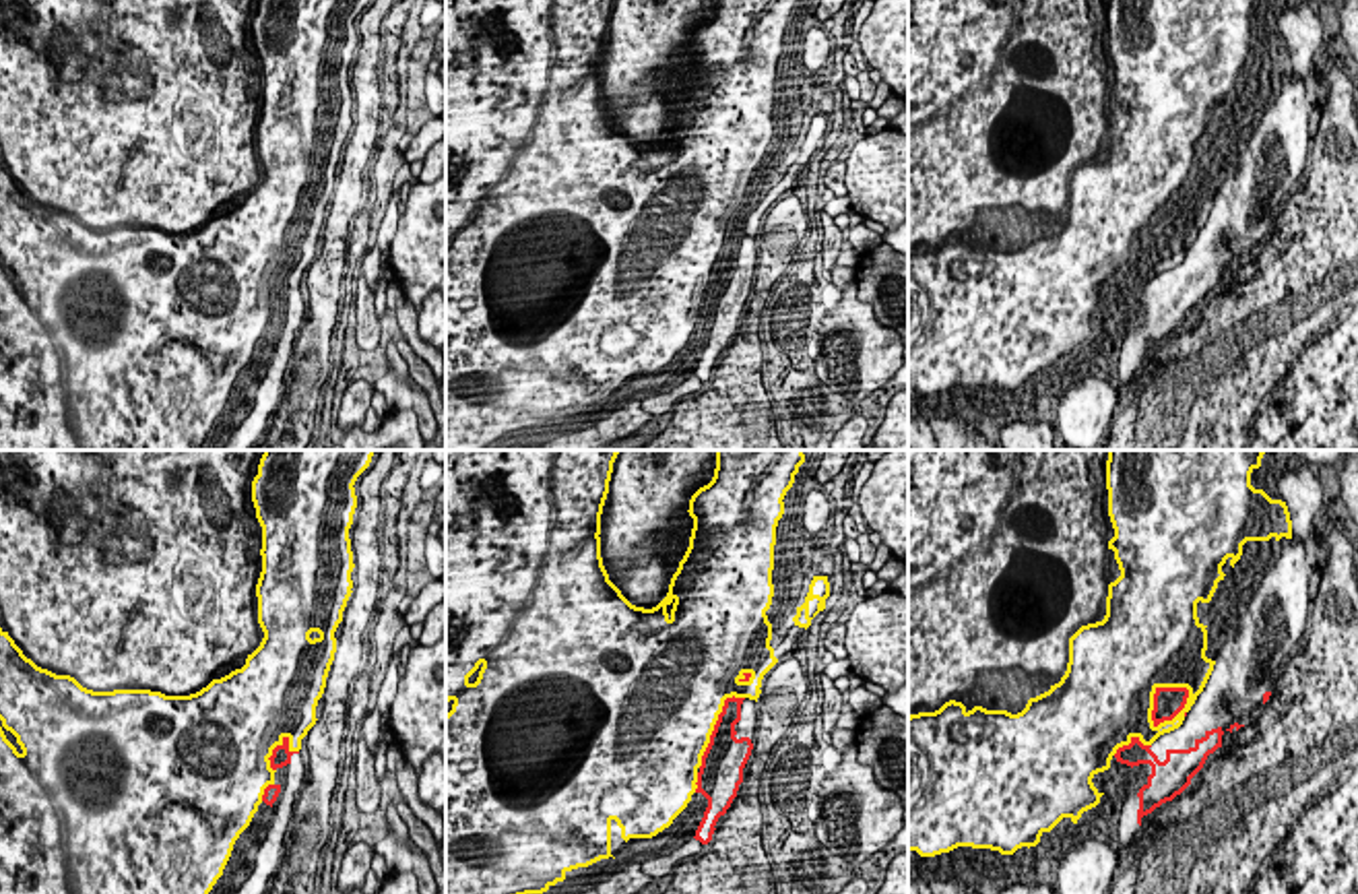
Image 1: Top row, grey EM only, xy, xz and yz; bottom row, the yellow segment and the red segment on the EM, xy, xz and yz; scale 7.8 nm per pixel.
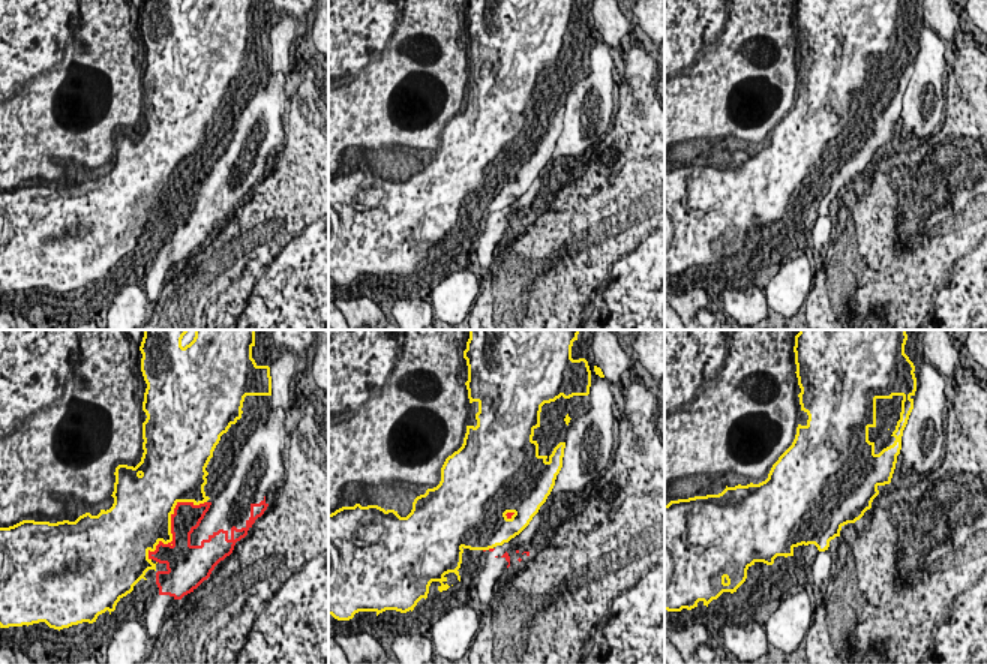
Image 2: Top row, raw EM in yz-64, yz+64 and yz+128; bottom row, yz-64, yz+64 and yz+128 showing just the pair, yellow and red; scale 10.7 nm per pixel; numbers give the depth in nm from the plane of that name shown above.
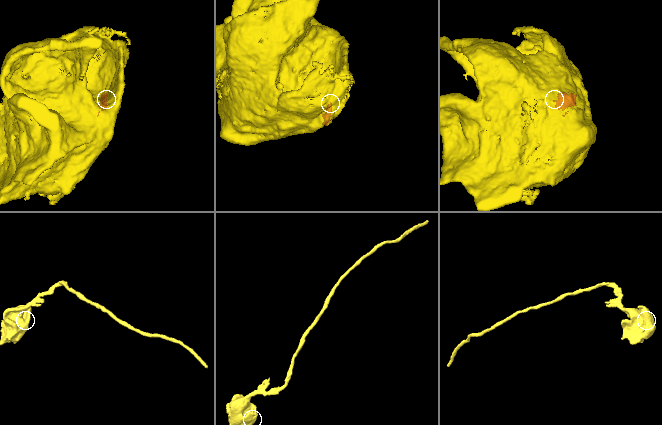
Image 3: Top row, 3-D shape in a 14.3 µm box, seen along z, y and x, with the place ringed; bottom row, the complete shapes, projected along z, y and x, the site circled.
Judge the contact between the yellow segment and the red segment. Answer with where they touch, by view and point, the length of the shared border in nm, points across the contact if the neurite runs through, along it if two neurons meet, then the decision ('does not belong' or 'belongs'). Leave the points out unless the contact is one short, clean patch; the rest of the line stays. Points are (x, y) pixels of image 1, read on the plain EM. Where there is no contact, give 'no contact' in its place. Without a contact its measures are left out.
yz (1181, 248) | 420 nm | does not belong

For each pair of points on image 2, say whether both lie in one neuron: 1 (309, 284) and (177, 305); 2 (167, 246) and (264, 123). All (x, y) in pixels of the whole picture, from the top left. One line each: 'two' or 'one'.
1: one
2: one

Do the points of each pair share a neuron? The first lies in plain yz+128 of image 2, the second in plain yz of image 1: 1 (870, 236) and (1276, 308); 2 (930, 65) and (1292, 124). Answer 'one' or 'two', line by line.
1: one
2: one

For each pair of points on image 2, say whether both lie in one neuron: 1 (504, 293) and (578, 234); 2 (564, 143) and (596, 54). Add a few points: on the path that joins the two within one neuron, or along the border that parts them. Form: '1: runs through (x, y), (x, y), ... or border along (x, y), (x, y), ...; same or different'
1: runs through (522, 287), (560, 249); same
2: runs through (575, 120), (575, 108), (582, 92), (596, 77); same

